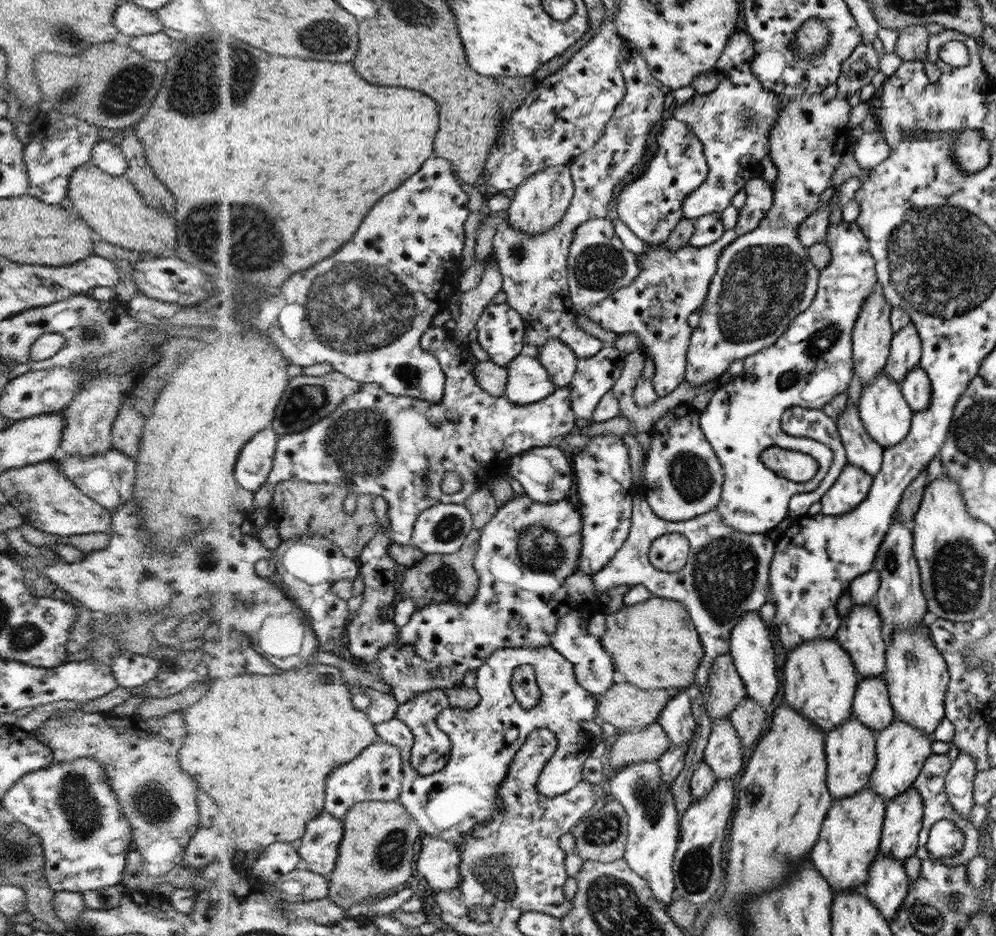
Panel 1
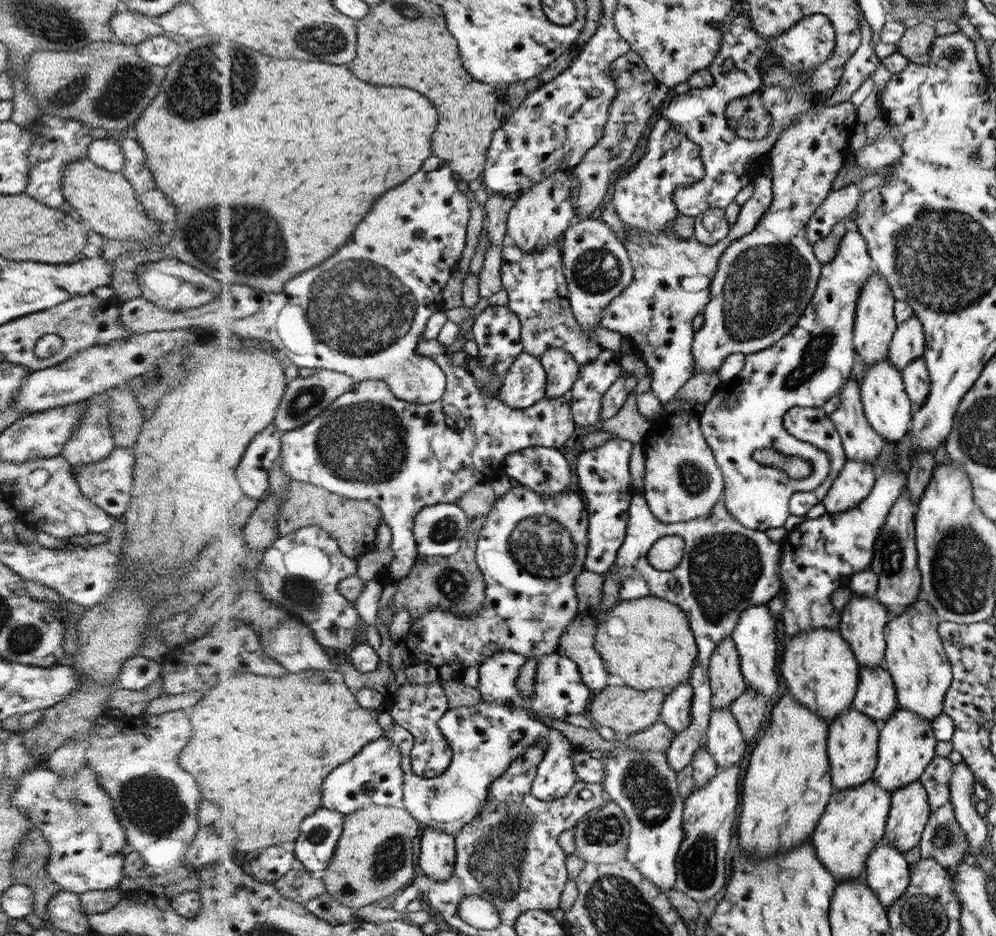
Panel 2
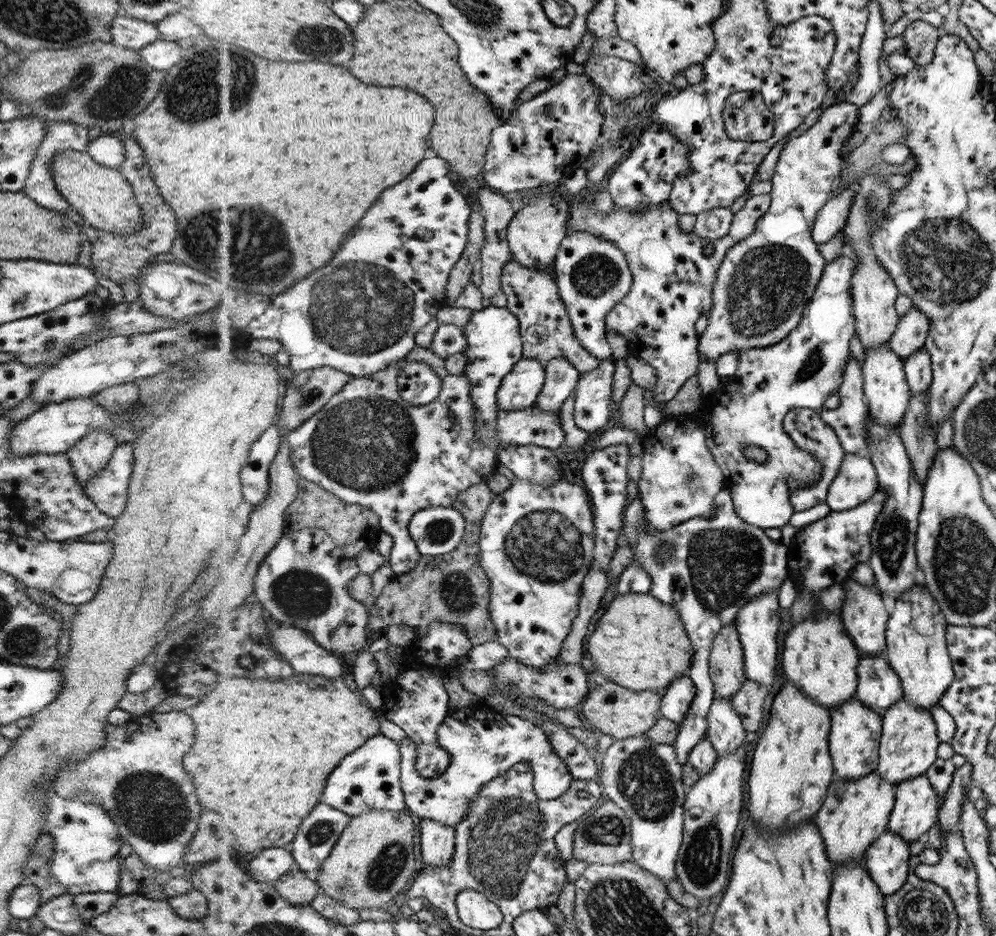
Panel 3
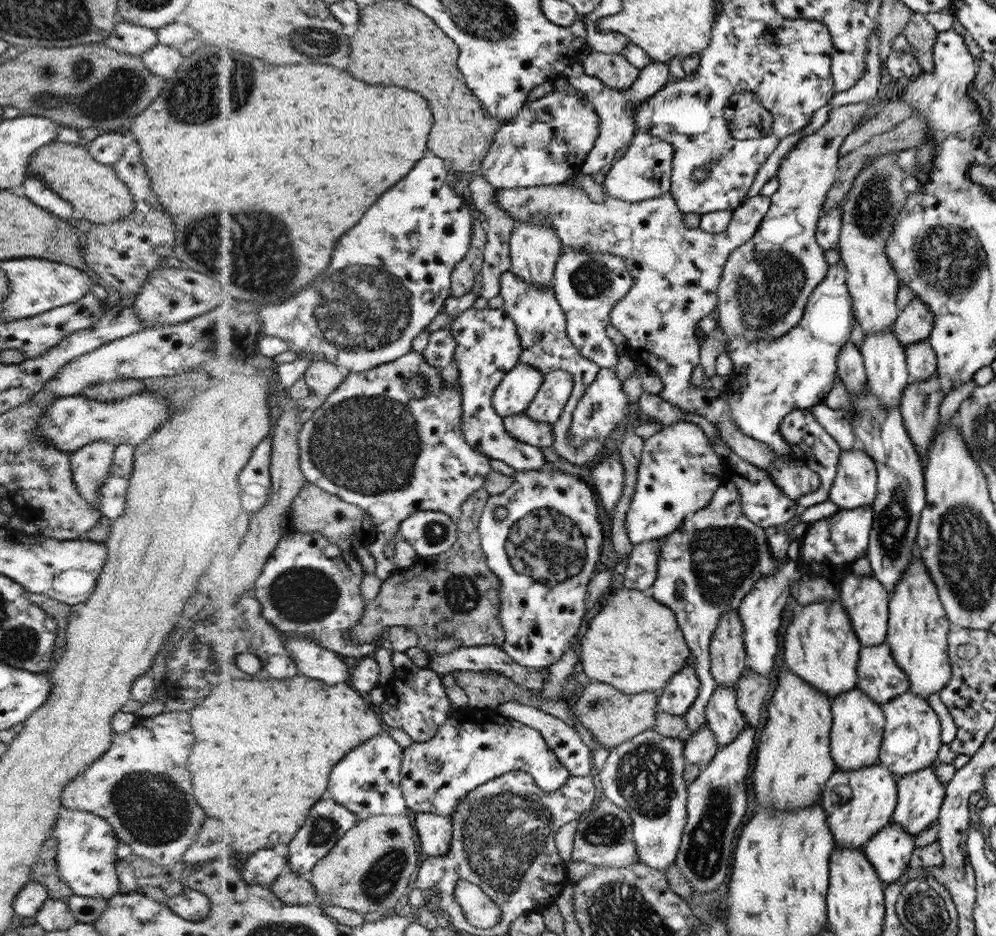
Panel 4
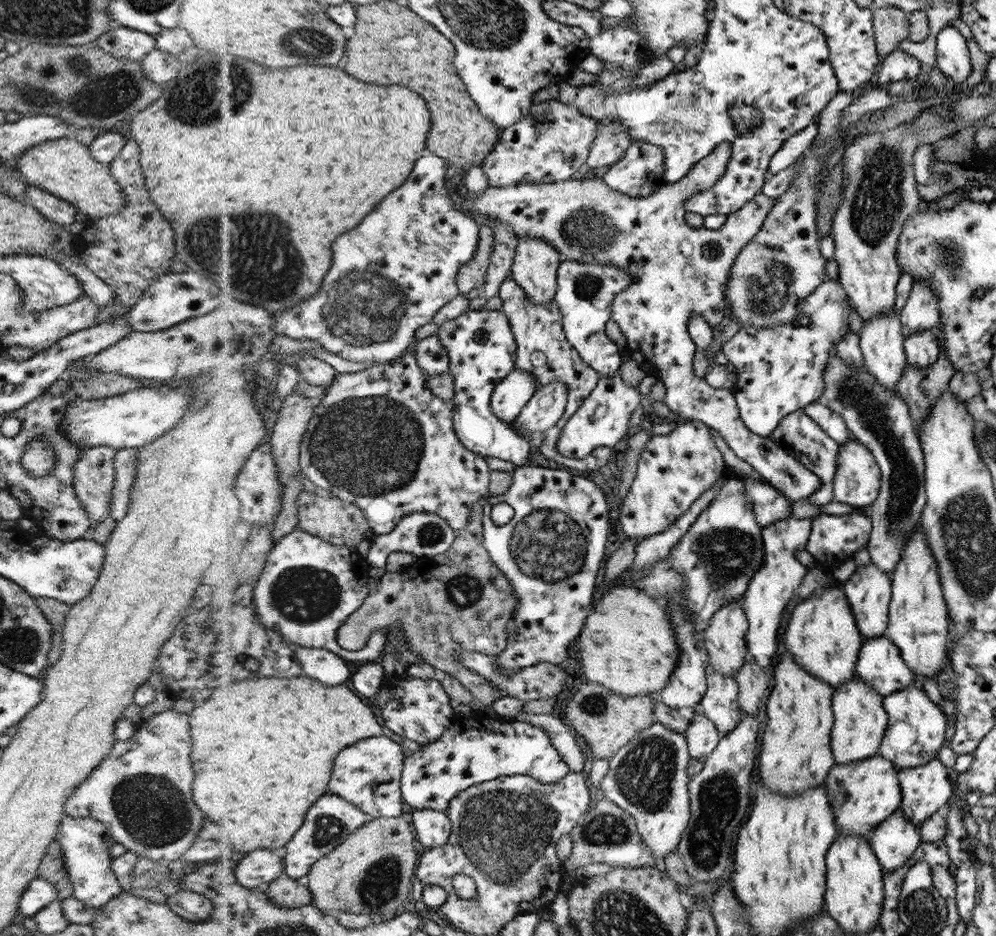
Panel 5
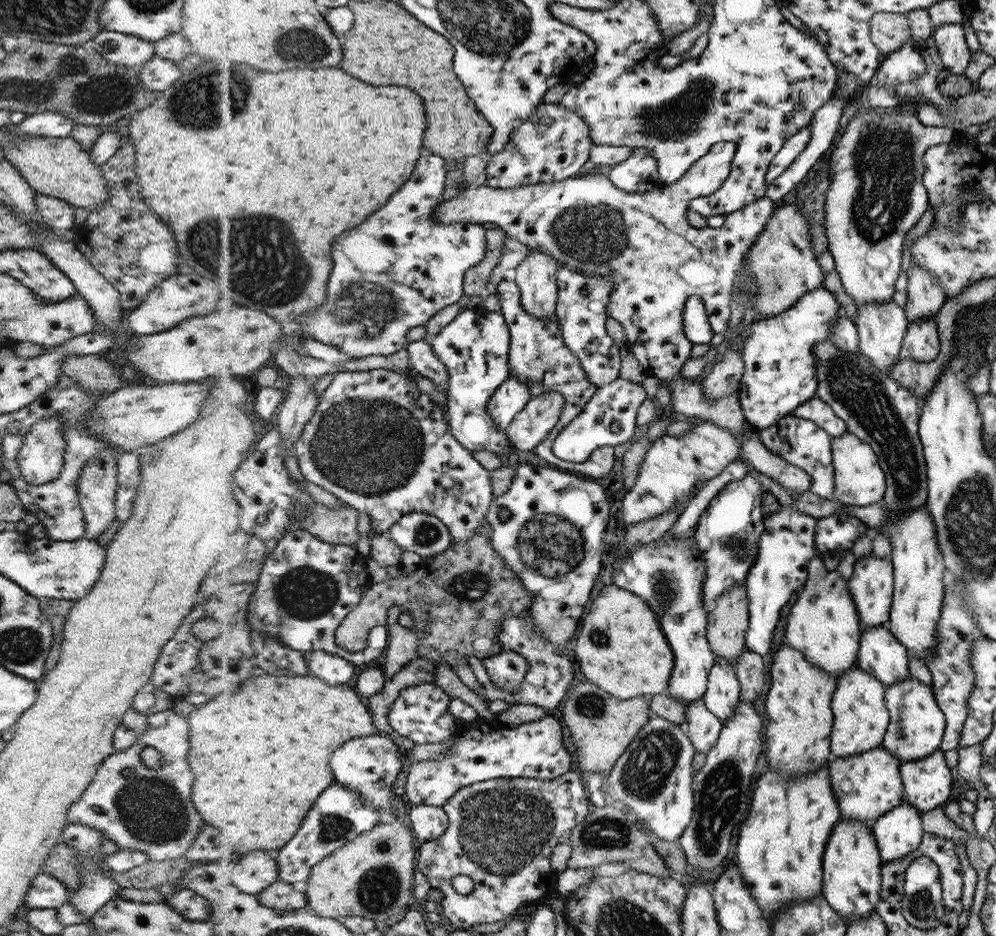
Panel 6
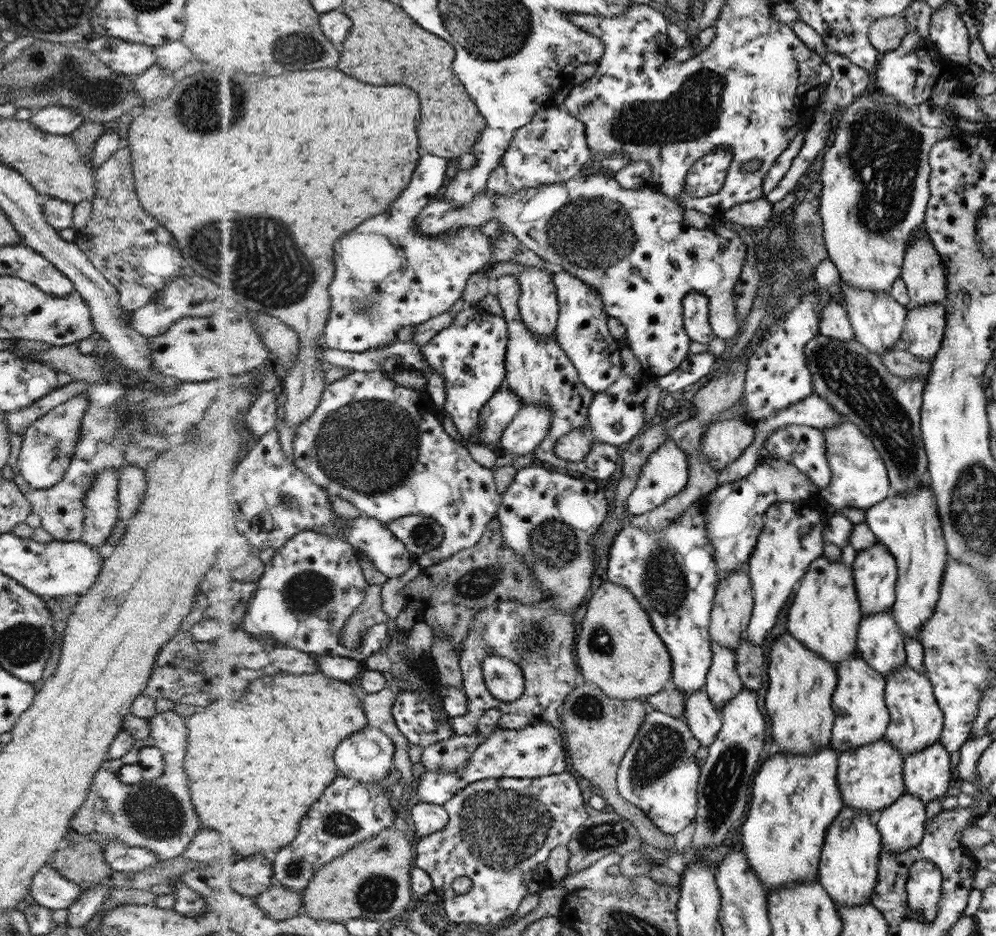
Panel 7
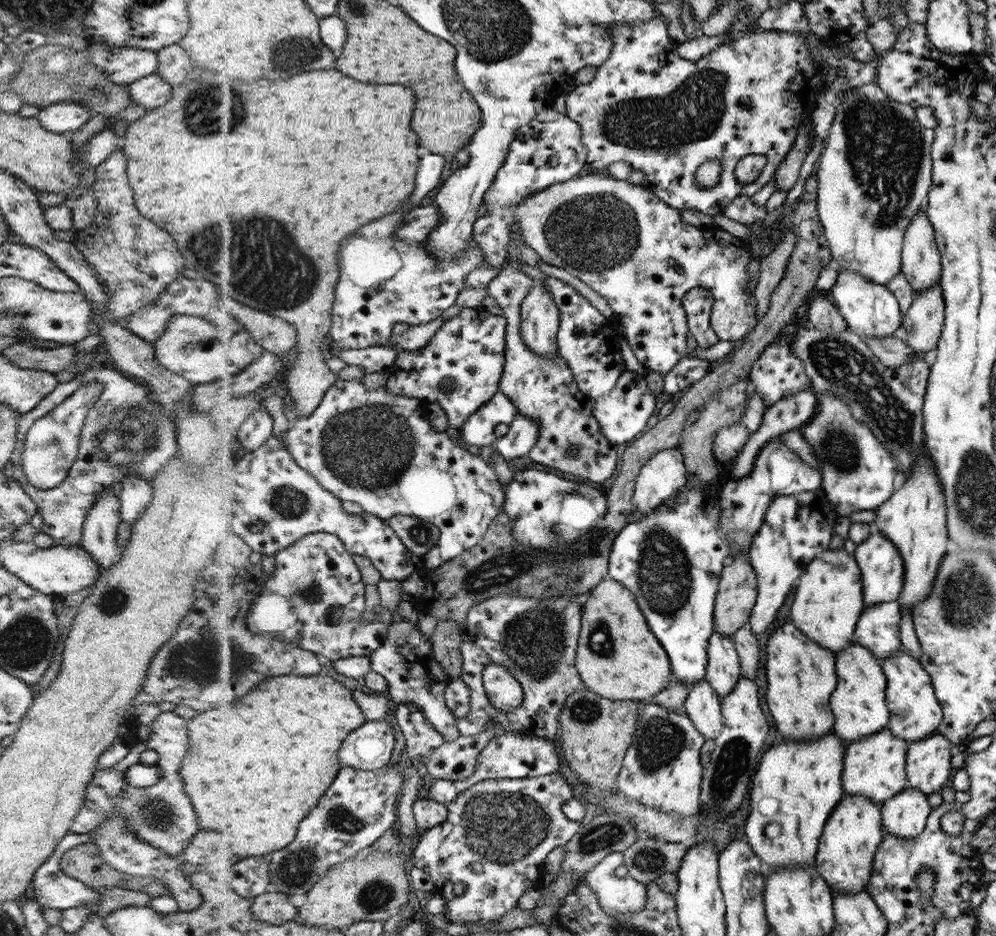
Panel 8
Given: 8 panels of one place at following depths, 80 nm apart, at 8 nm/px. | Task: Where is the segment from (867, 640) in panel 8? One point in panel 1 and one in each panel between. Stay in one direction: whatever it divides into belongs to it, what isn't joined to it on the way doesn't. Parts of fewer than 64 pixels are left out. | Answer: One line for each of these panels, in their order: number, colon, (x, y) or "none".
1: (873, 706)
2: (877, 697)
3: (880, 687)
4: (881, 679)
5: (881, 664)
6: (881, 655)
7: (881, 644)

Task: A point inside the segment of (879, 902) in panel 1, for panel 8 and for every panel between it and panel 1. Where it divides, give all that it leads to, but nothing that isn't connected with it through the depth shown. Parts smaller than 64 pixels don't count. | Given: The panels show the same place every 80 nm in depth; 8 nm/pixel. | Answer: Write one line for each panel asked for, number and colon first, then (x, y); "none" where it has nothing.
2: (887, 872)
3: (888, 859)
4: (890, 849)
5: (895, 840)
6: (899, 832)
7: (903, 825)
8: (905, 815)

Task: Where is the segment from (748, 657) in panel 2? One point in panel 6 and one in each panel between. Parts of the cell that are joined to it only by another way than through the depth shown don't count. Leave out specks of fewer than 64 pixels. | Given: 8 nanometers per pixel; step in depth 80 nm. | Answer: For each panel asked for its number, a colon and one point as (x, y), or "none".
3: (757, 623)
4: (760, 612)
5: (773, 585)
6: (788, 541)

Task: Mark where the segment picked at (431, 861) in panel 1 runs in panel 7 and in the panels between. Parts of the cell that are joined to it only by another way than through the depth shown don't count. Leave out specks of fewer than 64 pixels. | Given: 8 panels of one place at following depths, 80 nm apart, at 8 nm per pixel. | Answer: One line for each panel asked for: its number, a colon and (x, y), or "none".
2: (439, 855)
3: (439, 841)
4: (437, 832)
5: (435, 827)
6: (430, 822)
7: (428, 818)

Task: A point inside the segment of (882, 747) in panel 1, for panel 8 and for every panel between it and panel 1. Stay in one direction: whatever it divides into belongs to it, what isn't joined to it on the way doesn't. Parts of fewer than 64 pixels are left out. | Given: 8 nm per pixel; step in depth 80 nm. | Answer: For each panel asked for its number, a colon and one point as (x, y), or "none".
2: (907, 744)
3: (909, 746)
4: (912, 736)
5: (916, 730)
6: (918, 727)
7: (917, 722)
8: (915, 713)

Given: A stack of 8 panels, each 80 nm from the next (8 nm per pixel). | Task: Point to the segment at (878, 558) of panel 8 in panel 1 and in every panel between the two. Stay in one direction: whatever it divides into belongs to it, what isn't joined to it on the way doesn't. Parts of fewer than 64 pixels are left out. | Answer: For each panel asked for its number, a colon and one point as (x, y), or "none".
1: (861, 634)
2: (863, 619)
3: (863, 613)
4: (864, 598)
5: (868, 590)
6: (870, 585)
7: (876, 573)

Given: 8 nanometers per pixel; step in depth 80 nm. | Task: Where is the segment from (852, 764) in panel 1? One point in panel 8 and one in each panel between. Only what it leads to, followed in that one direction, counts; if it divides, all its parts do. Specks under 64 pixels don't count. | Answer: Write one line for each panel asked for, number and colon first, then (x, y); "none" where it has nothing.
2: (853, 745)
3: (857, 730)
4: (858, 722)
5: (860, 721)
6: (860, 722)
7: (861, 717)
8: (858, 704)

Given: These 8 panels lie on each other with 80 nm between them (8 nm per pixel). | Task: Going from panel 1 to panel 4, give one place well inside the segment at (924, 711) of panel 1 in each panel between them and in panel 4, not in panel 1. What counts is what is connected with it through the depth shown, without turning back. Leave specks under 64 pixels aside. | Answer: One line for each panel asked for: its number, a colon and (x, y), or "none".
2: (916, 660)
3: (917, 633)
4: (918, 630)

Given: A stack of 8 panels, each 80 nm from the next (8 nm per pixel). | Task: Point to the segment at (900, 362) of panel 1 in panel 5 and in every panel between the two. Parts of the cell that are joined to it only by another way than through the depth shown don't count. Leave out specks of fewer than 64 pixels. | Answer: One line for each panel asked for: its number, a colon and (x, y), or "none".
2: (908, 343)
3: (913, 328)
4: (915, 323)
5: (921, 312)

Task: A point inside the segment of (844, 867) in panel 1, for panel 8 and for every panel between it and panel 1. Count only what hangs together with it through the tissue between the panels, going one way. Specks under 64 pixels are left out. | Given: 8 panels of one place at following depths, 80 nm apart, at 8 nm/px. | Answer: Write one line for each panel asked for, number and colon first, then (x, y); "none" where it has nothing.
2: (854, 823)
3: (855, 813)
4: (858, 803)
5: (864, 794)
6: (867, 786)
7: (871, 778)
8: (875, 767)

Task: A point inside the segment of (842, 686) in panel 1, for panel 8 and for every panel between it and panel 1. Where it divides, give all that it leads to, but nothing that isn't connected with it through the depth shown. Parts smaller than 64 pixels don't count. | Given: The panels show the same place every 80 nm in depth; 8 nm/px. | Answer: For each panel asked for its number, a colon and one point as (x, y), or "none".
2: (819, 667)
3: (820, 657)
4: (821, 646)
5: (823, 636)
6: (824, 624)
7: (825, 616)
8: (828, 601)

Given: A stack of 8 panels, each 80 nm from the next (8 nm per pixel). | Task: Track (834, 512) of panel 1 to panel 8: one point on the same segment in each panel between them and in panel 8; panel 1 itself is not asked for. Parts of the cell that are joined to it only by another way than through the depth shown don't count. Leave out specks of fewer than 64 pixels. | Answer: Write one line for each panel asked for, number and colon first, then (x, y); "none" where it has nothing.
2: (855, 482)
3: (857, 482)
4: (856, 485)
5: (859, 478)
6: (860, 480)
7: (860, 479)
8: (858, 471)

